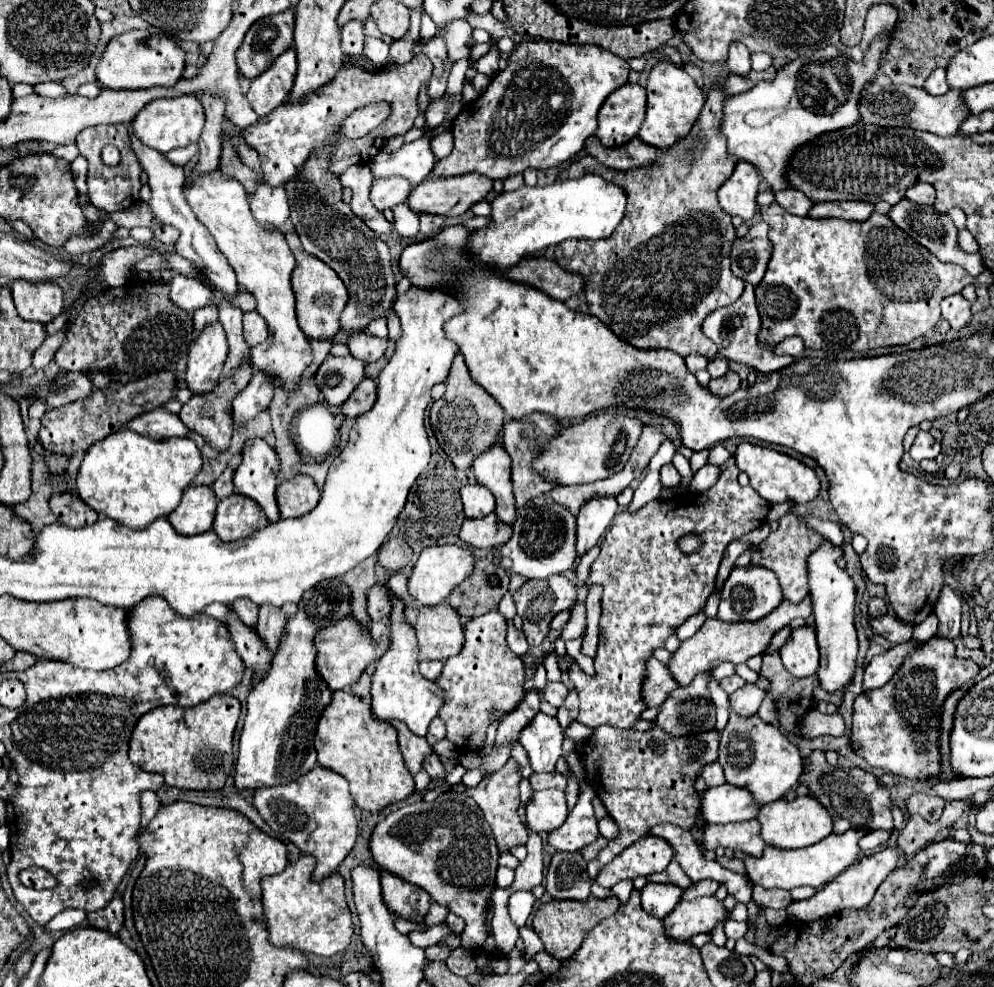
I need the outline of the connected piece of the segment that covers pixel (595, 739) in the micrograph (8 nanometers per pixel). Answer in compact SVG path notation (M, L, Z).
M599 726L581 744L579 756L585 766L585 780L595 786L607 814L613 816L621 828L621 836L607 844L595 860L589 862L587 870L593 880L597 880L599 870L621 854L635 840L649 834L649 828L671 822L685 830L691 830L699 816L699 798L695 794L695 778L701 774L703 766L717 762L719 734L717 730L697 732L691 736L673 736L663 728L653 728L649 732L619 730L613 726Z

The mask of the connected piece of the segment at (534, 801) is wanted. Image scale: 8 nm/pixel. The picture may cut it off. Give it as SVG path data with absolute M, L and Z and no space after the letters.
M539 790L527 802L525 808L527 828L531 832L557 830L567 818L567 802L563 790Z

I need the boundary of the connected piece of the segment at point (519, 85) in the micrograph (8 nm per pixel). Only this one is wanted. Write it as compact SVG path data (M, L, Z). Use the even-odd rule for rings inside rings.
M521 42L513 54L509 56L509 66L501 72L495 74L495 78L491 80L489 88L477 98L477 102L473 104L467 104L461 114L453 120L453 138L455 138L455 146L453 146L453 152L435 162L435 168L433 168L433 174L435 176L459 176L459 174L469 174L469 172L477 172L477 174L483 174L483 176L489 176L493 180L497 178L507 178L507 176L513 176L513 174L519 174L523 172L525 168L537 168L537 170L545 170L545 168L551 168L551 166L559 166L567 160L571 160L579 150L583 150L585 142L595 136L595 130L597 130L597 112L601 108L601 104L605 102L605 98L621 88L623 84L627 84L627 76L629 76L629 64L627 60L623 58L617 58L613 56L611 52L605 52L603 48L597 48L597 46L579 46L579 44L561 44L561 42Z

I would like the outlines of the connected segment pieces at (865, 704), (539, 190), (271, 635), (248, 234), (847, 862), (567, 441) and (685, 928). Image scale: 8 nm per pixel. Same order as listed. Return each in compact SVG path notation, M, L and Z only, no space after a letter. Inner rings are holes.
M931 638L915 656L907 658L899 672L885 684L881 690L867 690L855 700L853 710L853 728L871 728L871 732L863 732L863 760L885 772L905 776L905 778L919 778L925 780L929 776L939 774L939 714L943 700L955 688L959 688L965 680L977 676L977 664L973 660L959 660L955 656L955 644L943 638Z
M595 174L549 186L523 186L515 192L503 192L491 202L493 224L473 232L469 252L489 268L503 272L521 258L567 238L609 238L625 214L625 204L625 192Z
M273 606L259 608L259 622L255 624L255 632L273 654L277 654L279 650L285 624L287 624L287 616L281 608L273 608Z
M219 168L211 176L203 176L193 186L185 186L185 198L197 218L205 224L209 234L215 238L217 248L235 270L237 284L249 290L257 300L257 312L269 326L269 336L263 344L251 348L251 362L263 374L279 380L279 386L287 392L299 388L301 372L311 364L313 350L309 338L297 324L295 316L295 294L291 288L291 272L295 258L289 252L285 236L281 232L263 232L261 224L253 220L249 200L241 184L233 178L223 178Z
M847 830L843 834L831 834L825 840L809 846L809 848L797 848L797 850L781 850L775 846L767 846L761 858L753 858L741 850L735 852L739 860L745 862L749 880L753 884L759 884L763 888L783 888L793 890L799 886L813 886L821 888L827 882L831 882L835 876L839 876L843 870L847 870L859 856L859 838L865 836L861 830Z
M619 410L599 412L587 416L587 420L569 424L561 436L545 446L543 454L535 460L533 468L549 482L555 484L587 484L609 478L623 470L631 450L641 436L641 420L621 414Z
M697 898L693 902L681 902L663 920L663 930L669 940L691 940L695 934L707 934L717 922L729 918L729 912L715 898Z

